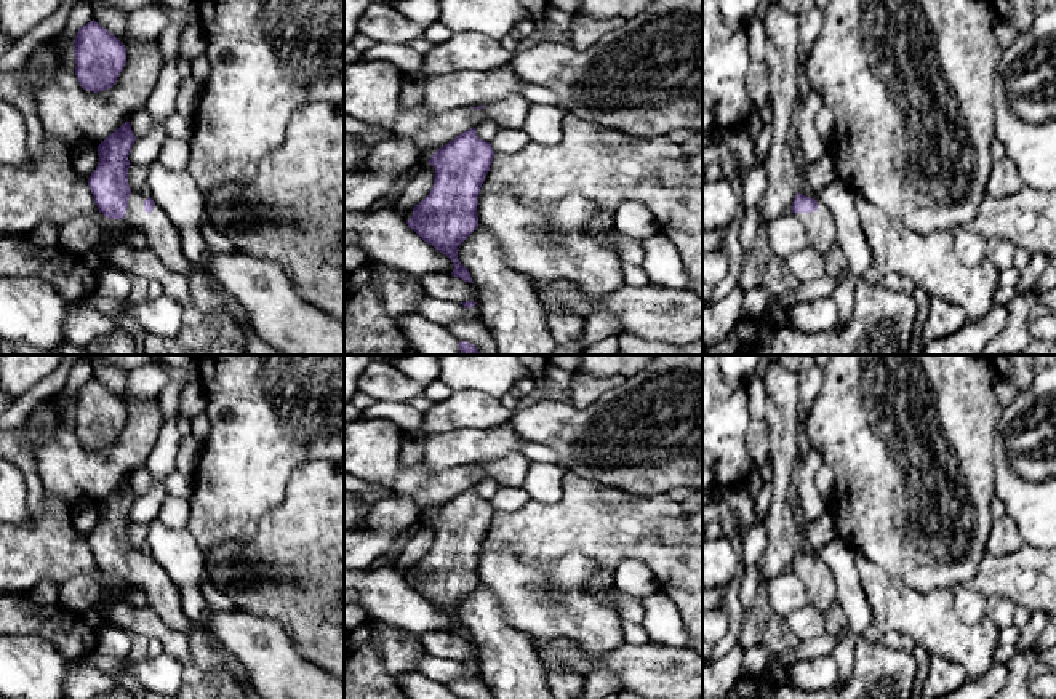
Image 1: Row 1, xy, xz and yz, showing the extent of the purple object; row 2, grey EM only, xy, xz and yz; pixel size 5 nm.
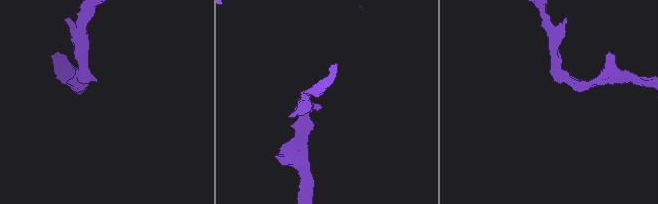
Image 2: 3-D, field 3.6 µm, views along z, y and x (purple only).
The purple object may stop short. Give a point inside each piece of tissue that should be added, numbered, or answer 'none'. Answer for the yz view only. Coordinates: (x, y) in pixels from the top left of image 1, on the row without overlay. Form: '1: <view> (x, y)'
1: yz (820, 583)

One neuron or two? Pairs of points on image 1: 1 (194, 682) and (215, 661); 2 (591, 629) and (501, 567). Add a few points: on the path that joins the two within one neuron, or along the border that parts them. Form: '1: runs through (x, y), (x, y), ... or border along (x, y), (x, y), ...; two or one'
1: border along (202, 669), (228, 672); two
2: runs through (568, 613), (541, 608), (520, 589); one

